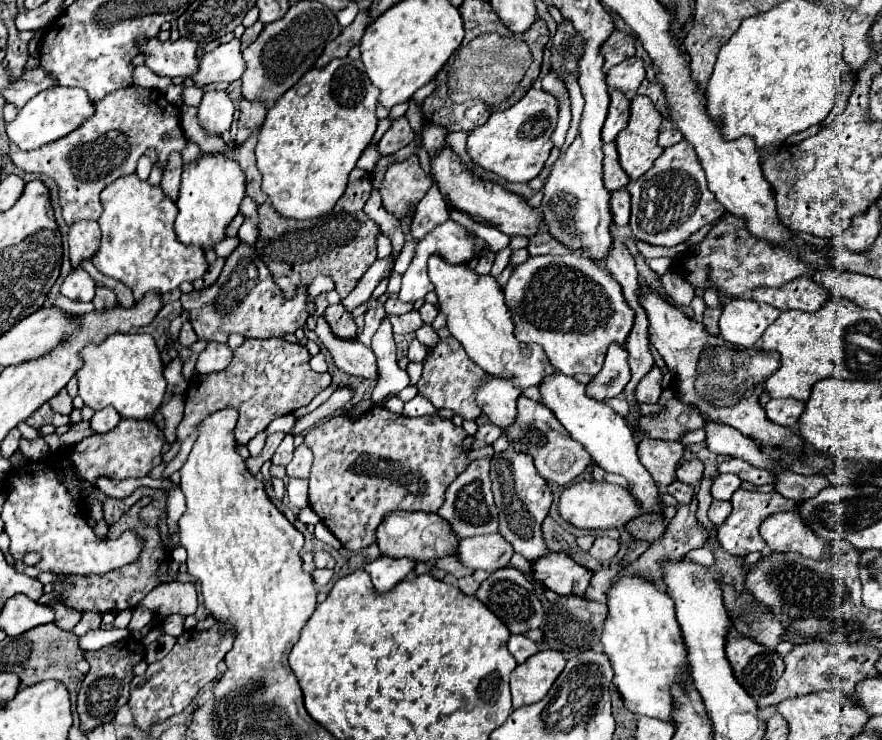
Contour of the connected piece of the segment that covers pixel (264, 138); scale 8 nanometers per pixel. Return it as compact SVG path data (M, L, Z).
M342 58L332 60L324 68L312 68L274 102L266 114L254 152L258 170L262 174L262 190L268 194L272 206L282 216L308 220L330 214L334 210L336 202L346 190L350 170L356 166L360 154L376 132L378 94L380 90L366 76L362 60Z

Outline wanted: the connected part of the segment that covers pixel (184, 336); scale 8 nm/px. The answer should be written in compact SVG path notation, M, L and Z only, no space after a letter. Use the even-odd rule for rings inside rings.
M188 320L182 324L182 330L180 330L178 340L180 340L180 344L182 344L182 346L186 346L186 348L198 340L198 338L196 338L196 334L194 334L194 330L192 330L192 324L190 324Z

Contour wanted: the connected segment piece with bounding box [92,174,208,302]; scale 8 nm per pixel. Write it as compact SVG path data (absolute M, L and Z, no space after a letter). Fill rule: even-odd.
M136 174L130 176L122 176L118 178L114 184L110 184L108 188L102 190L100 194L104 212L98 218L100 230L102 230L102 244L100 250L96 252L96 256L92 258L92 264L104 274L110 276L114 280L120 280L124 286L128 286L134 292L134 300L142 300L146 292L160 292L166 294L174 288L178 288L182 282L194 282L198 278L204 276L208 262L204 258L202 248L190 248L182 242L178 242L178 238L174 236L174 220L176 220L176 204L170 202L170 198L166 198L160 188L152 188L148 182L142 182Z

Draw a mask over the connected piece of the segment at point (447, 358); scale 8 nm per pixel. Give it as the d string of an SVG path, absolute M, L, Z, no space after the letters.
M450 336L440 338L440 342L432 350L428 350L428 356L424 360L424 372L416 386L420 396L430 400L436 408L448 408L462 416L464 420L476 420L478 406L474 404L474 388L478 382L485 382L486 376L488 374L468 358L458 340Z

